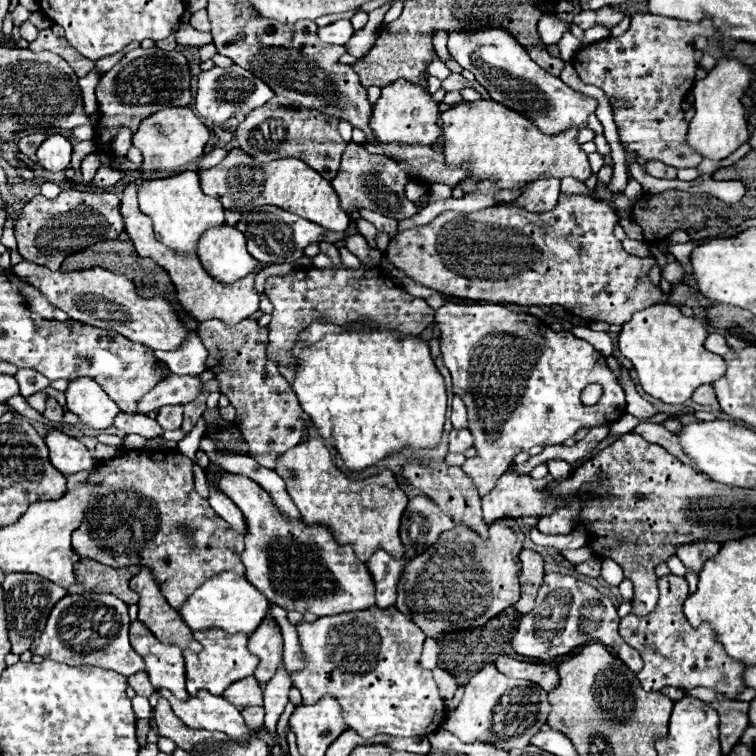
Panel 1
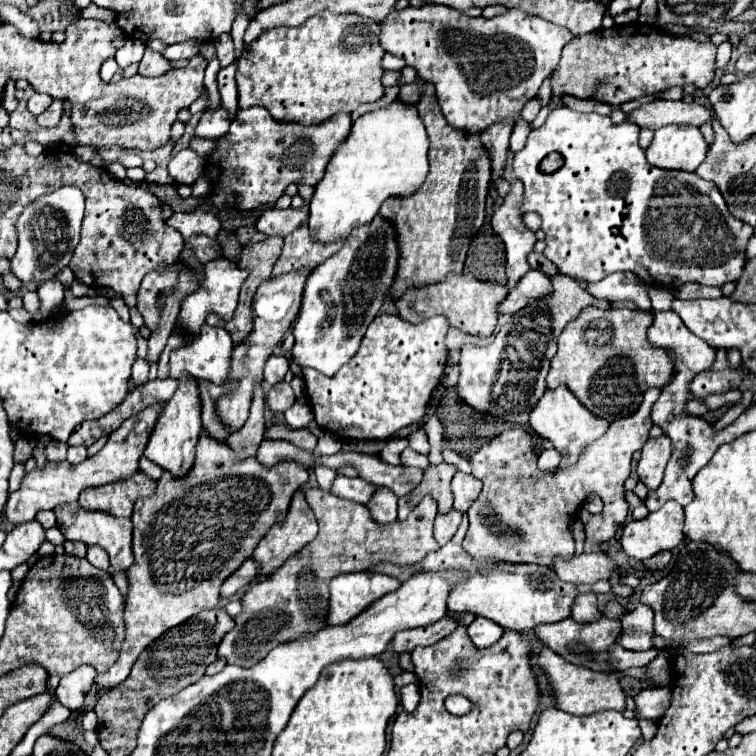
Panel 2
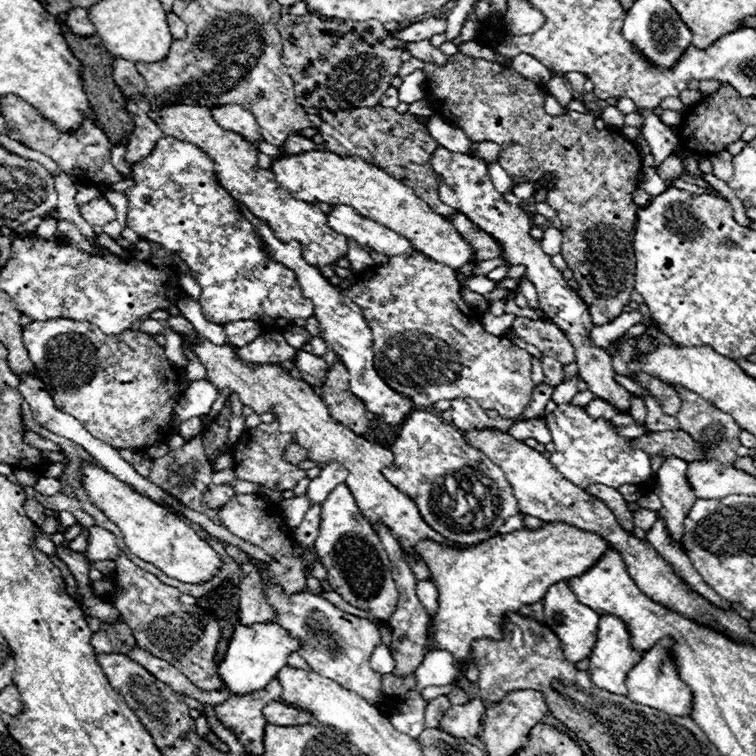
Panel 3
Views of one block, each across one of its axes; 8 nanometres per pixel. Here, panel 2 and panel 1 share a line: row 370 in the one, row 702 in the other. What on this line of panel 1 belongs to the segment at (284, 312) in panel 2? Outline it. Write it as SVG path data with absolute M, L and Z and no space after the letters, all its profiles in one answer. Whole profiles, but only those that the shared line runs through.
M248 676L246 680L238 680L226 692L222 694L230 704L236 708L248 708L248 706L262 706L262 688L254 680L254 676Z

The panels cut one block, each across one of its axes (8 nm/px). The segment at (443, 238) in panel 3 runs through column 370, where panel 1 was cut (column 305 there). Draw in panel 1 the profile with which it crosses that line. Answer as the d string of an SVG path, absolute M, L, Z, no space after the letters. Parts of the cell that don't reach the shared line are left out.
M234 148L228 156L218 164L218 168L210 168L206 172L198 172L202 182L202 192L214 196L226 210L234 212L250 212L256 206L278 206L286 212L298 214L304 220L320 224L326 230L344 232L348 228L350 216L340 210L338 196L330 182L322 180L318 172L306 166L298 158L282 158L270 164L258 164L252 156L242 154L242 150Z

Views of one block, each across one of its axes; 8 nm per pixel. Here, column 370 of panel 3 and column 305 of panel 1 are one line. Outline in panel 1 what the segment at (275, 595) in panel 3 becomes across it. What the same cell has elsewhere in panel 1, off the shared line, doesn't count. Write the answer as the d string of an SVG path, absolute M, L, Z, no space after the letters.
M372 606L362 612L348 612L346 616L322 616L316 622L302 622L296 630L308 664L292 676L292 682L302 692L304 704L316 704L326 696L336 698L348 728L362 738L372 738L378 734L412 738L432 734L440 728L446 714L444 700L438 696L432 672L420 666L426 636L414 622L408 620L408 616L400 614L396 608L378 610Z

